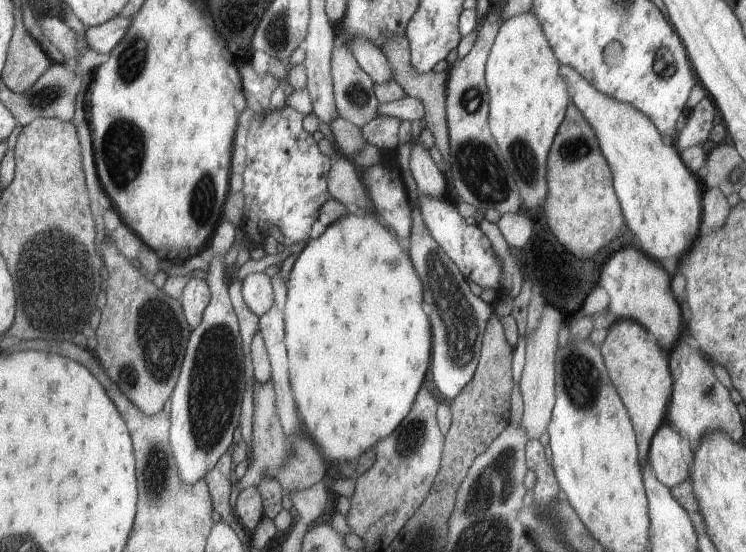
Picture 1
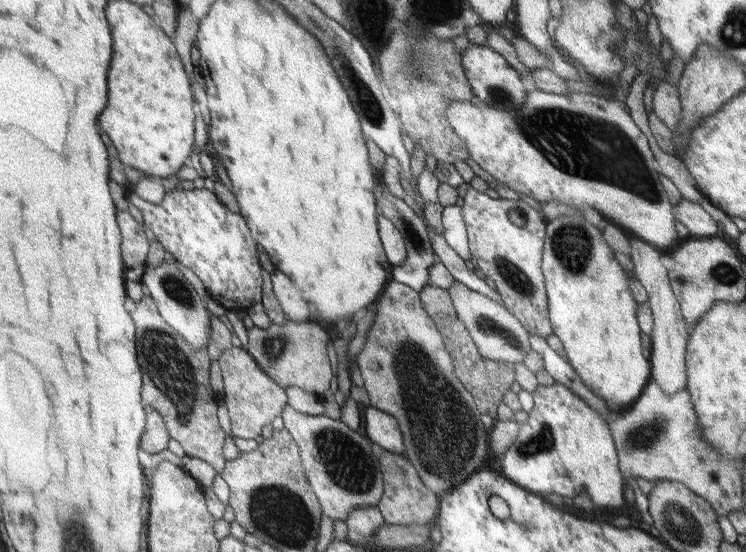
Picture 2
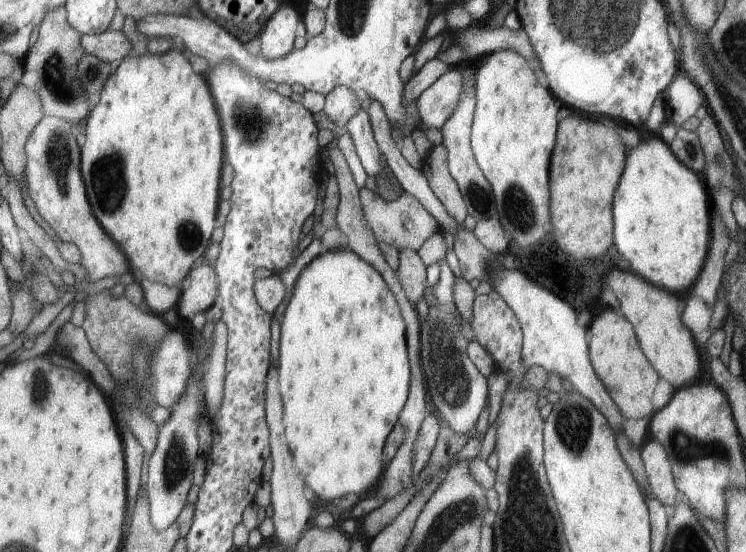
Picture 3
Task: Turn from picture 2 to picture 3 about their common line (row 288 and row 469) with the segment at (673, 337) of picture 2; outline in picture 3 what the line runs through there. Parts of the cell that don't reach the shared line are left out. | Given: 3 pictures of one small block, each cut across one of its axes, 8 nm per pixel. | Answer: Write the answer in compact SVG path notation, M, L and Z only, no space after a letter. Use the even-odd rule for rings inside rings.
M653 440L640 449L640 459L644 466L645 476L650 489L662 505L673 508L675 484L670 459L662 443Z

